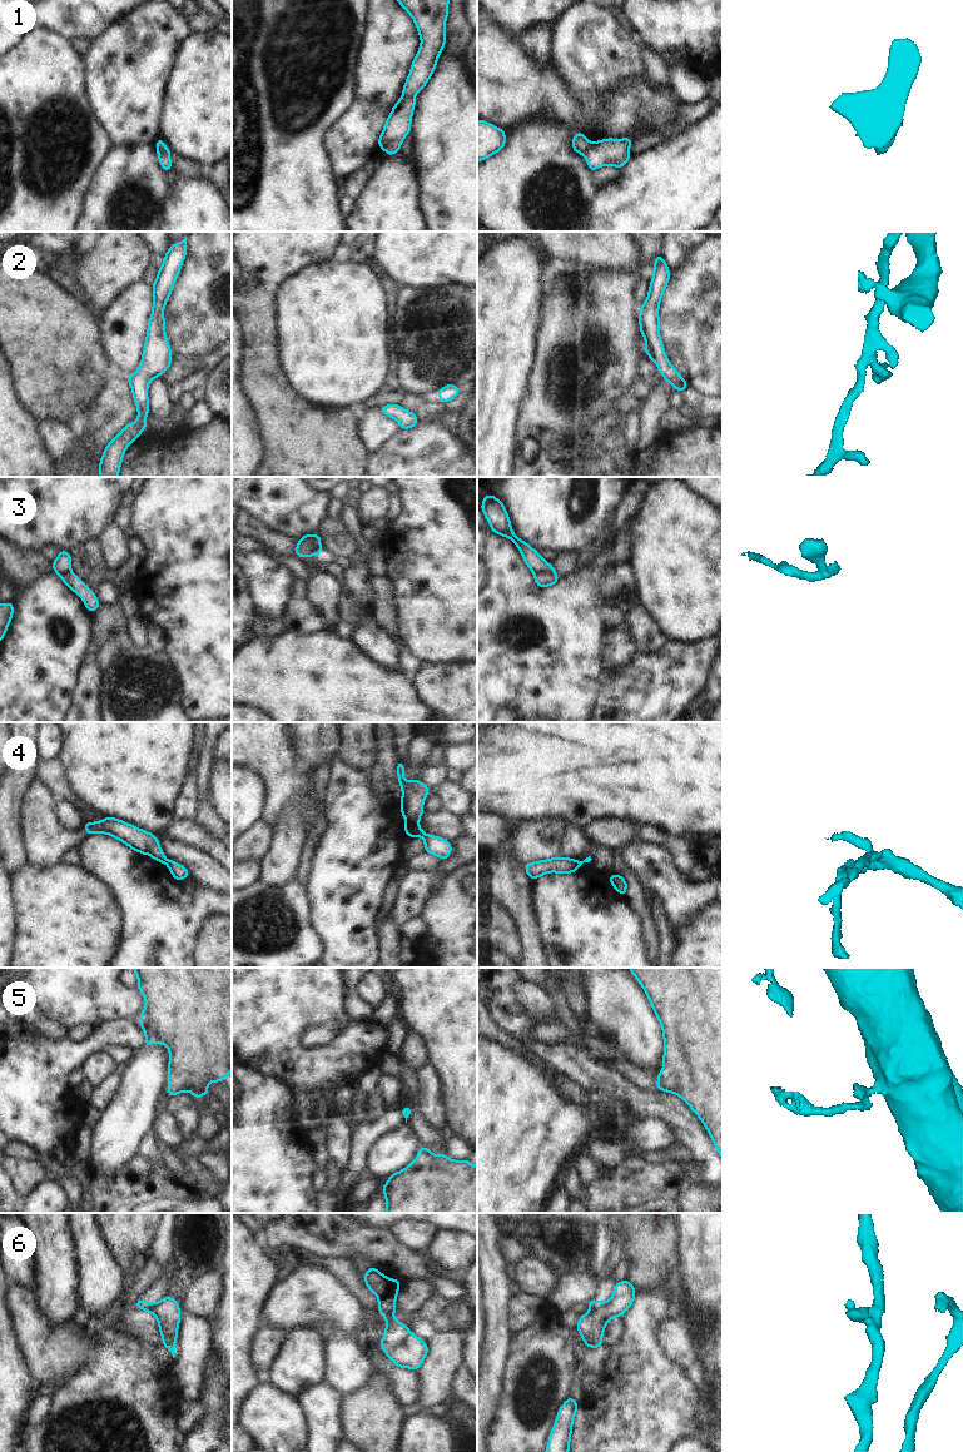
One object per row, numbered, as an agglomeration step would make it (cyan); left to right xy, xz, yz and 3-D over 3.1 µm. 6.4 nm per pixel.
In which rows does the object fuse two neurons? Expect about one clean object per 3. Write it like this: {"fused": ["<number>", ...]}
{"fused": ["1", "3", "4", "6"]}

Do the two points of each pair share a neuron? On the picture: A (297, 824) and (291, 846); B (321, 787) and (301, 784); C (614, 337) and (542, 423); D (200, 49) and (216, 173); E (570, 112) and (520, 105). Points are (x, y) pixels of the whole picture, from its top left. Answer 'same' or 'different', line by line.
A: same
B: different
C: same
D: different
E: same

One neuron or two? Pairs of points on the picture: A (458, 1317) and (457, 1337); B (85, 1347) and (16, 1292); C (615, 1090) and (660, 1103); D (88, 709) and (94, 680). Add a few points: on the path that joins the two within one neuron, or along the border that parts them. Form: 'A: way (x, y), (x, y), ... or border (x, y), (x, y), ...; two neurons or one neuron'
A: border (463, 1323), (435, 1332); two neurons
B: way (66, 1347), (28, 1311); one neuron
C: way (626, 1092), (641, 1103), (649, 1103); one neuron
D: way (88, 701), (92, 695), (92, 687); one neuron

